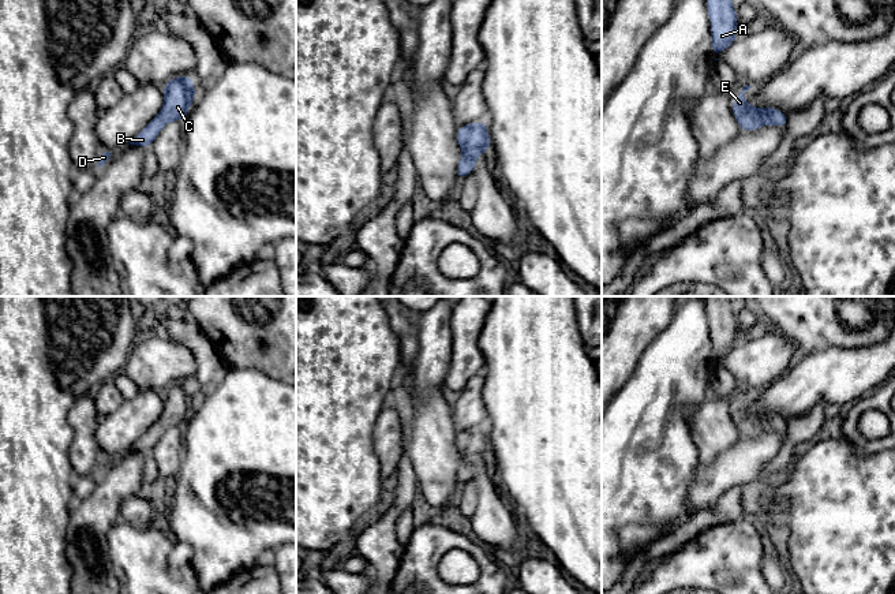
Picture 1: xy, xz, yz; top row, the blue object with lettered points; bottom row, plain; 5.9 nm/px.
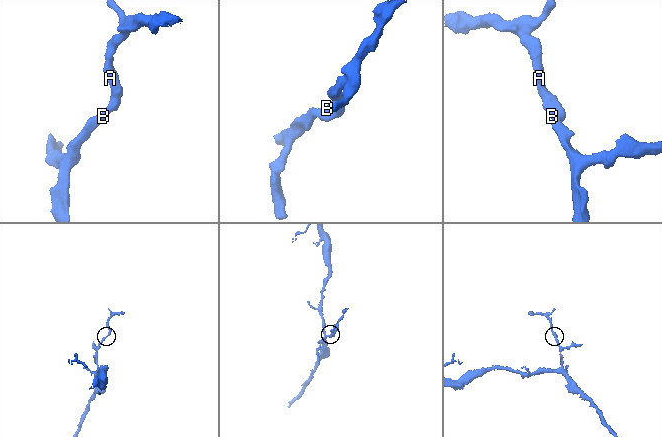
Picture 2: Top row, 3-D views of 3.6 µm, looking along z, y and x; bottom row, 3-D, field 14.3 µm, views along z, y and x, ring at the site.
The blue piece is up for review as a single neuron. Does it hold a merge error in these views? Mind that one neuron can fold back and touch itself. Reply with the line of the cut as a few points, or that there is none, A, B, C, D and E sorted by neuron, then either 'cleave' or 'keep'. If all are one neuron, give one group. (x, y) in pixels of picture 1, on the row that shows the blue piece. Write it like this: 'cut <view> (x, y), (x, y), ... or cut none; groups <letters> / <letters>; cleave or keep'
cut none; groups A B C D E; keep

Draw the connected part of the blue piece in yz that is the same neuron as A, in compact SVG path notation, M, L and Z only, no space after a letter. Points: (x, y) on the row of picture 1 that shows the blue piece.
M707 0L714 56L727 49L738 36L737 11L731 0Z

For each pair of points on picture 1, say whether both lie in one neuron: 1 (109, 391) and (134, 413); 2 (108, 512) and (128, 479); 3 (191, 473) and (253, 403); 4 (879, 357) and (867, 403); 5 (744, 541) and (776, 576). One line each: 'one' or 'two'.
1: two
2: one
3: one
4: two
5: two

